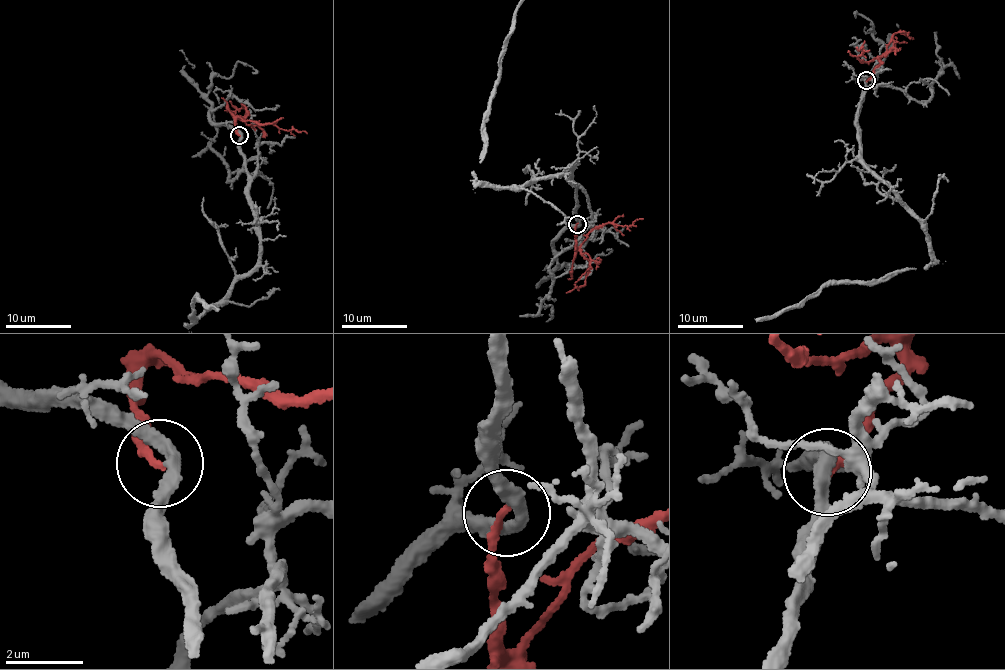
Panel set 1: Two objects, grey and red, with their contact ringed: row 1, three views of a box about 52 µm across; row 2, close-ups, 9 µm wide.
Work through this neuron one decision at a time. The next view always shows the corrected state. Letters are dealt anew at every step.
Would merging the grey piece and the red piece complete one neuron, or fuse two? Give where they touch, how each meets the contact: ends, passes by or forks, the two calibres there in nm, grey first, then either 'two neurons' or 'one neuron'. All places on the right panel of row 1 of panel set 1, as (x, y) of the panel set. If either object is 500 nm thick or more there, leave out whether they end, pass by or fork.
at (866, 80); grey passes by; red ends there; 280 nm thick on the grey side, 180 nm on the other; one neuron

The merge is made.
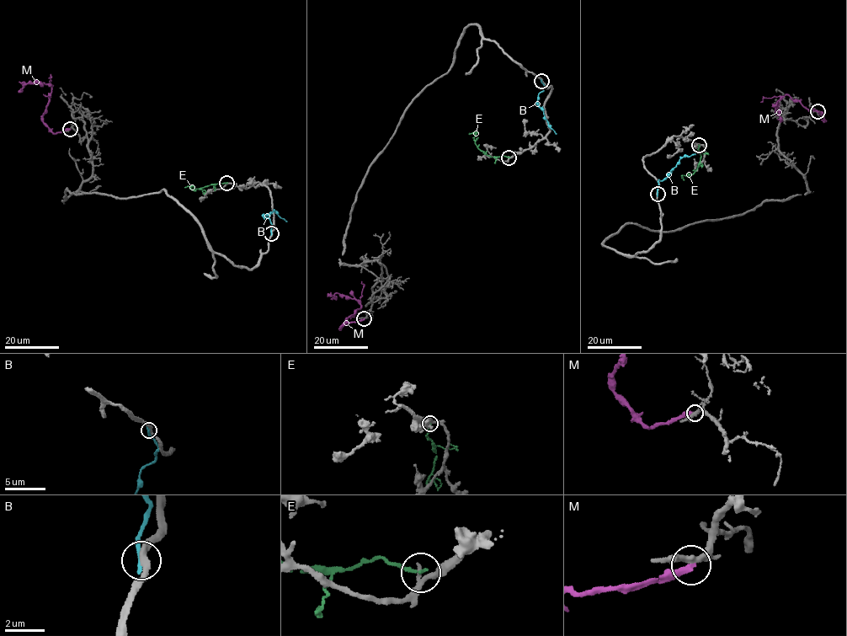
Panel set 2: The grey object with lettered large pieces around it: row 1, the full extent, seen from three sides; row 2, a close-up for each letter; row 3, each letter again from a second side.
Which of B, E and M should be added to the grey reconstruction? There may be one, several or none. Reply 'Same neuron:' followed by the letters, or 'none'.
Same neuron: none

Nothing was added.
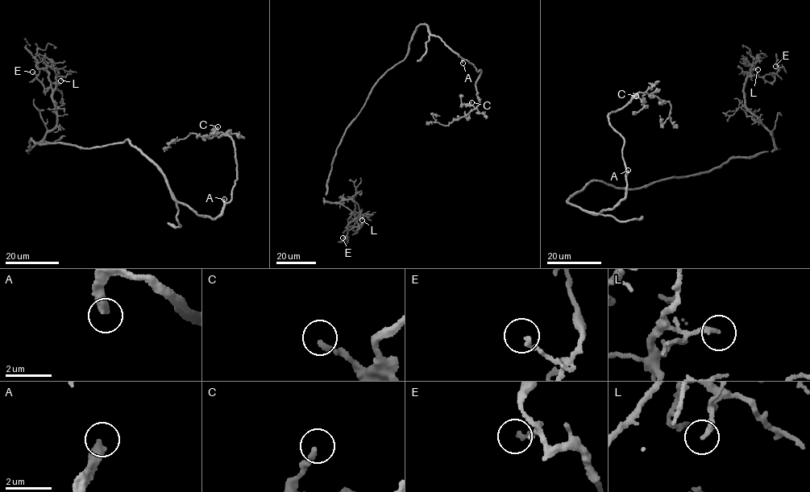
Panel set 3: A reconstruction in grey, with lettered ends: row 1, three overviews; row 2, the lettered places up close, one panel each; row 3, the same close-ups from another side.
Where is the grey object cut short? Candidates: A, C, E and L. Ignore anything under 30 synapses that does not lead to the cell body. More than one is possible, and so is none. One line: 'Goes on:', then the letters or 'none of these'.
Goes on: A

